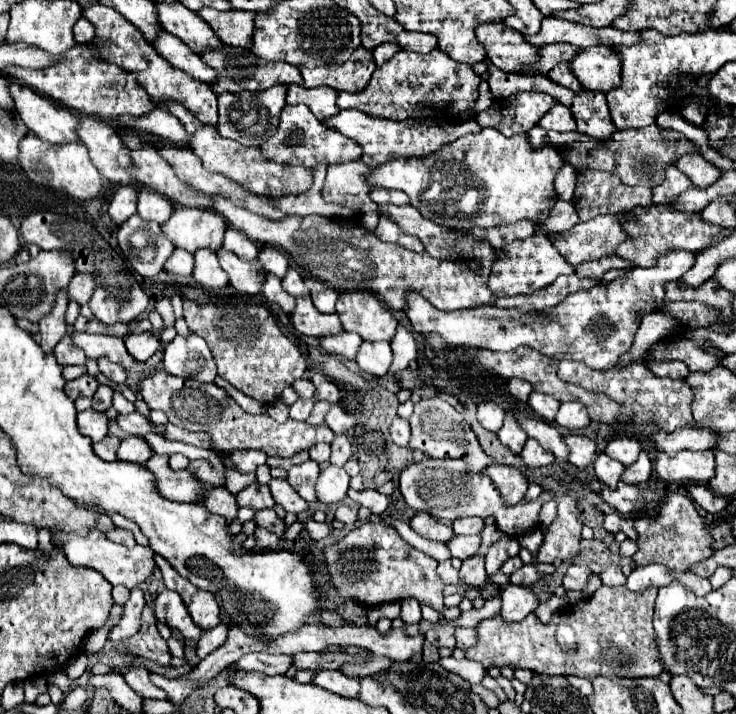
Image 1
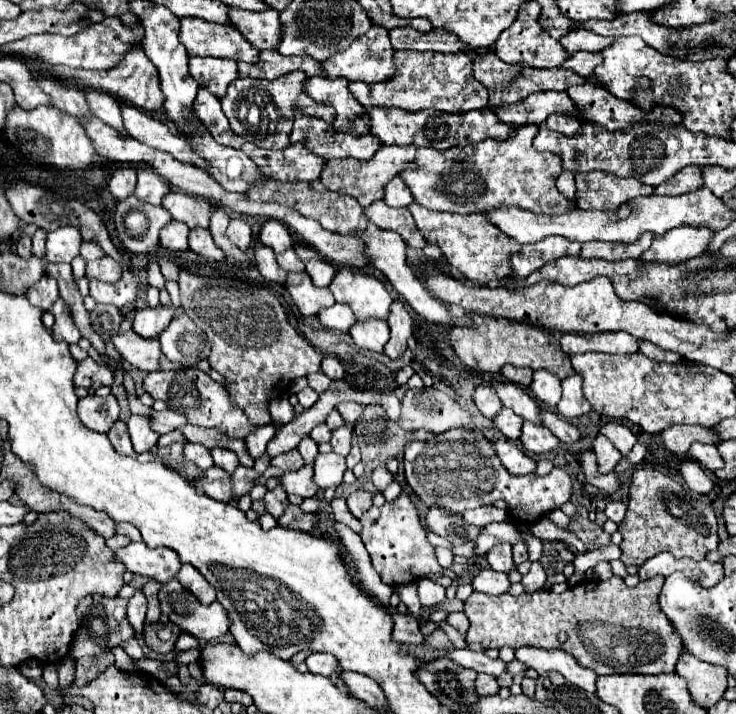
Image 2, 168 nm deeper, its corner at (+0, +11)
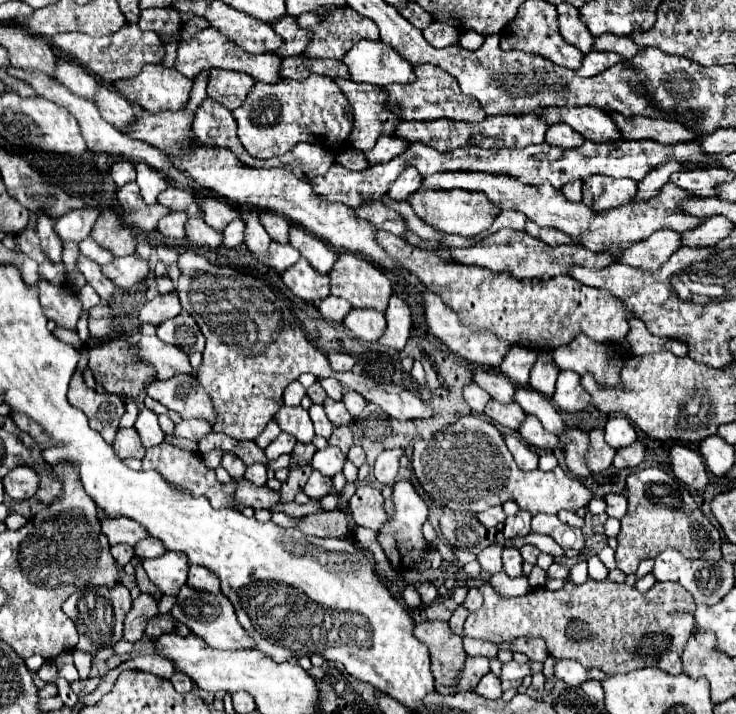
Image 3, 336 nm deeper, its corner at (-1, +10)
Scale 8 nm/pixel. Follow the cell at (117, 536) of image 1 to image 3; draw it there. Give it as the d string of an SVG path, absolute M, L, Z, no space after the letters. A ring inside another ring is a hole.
M130 544L112 546L112 556L114 556L114 560L116 560L118 566L124 566L124 564L128 564L134 558L134 548Z

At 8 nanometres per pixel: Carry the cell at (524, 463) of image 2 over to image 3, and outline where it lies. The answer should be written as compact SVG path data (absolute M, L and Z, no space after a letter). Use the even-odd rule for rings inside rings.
M508 434L504 440L506 440L506 446L512 452L520 470L536 470L538 468L538 454L526 442L522 442L522 438L518 438L516 434Z

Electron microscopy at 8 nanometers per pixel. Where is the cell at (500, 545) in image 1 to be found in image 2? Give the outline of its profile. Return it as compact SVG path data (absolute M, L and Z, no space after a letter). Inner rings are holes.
M501 543L501 545L493 547L487 553L487 561L489 561L491 569L501 571L501 573L509 573L509 571L515 569L515 563L513 563L513 557L511 557L511 545L509 543Z

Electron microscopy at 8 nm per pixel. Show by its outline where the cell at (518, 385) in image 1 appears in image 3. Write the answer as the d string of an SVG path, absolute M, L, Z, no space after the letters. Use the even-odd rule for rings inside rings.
M512 346L510 354L506 354L500 372L506 374L516 386L526 386L530 378L530 370L536 362L536 352L522 346Z

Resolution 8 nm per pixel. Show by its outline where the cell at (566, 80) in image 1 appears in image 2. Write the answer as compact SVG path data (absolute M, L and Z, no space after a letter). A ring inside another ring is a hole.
M575 53L563 63L565 69L571 69L581 77L589 77L597 65L601 65L601 53Z

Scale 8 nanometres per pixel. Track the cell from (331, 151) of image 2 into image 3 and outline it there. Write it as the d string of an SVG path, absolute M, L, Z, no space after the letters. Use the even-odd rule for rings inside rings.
M380 136L376 146L366 150L364 156L368 160L368 164L382 164L388 162L390 158L402 154L402 150L406 150L408 142L402 142L402 138L394 138L394 136Z

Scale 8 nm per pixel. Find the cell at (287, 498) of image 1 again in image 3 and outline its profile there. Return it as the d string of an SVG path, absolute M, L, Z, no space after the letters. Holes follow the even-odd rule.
M314 470L302 490L304 490L304 494L308 498L318 500L318 498L322 498L322 496L326 496L326 494L332 492L332 478L324 478L318 470Z

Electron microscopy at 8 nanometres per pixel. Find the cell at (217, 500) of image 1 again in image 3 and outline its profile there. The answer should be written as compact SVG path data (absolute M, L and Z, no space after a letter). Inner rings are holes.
M252 464L252 466L248 466L244 478L250 480L252 484L256 484L256 486L264 486L266 484L266 466L264 464Z

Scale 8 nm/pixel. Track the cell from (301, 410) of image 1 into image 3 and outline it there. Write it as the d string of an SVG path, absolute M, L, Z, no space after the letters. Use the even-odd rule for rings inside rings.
M314 382L308 390L306 390L306 396L312 400L312 404L322 404L324 398L326 398L326 392L322 390L322 386L318 382Z

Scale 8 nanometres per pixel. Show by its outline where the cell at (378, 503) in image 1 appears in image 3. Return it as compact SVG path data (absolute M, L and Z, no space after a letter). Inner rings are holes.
M386 450L376 458L374 464L374 476L380 484L384 486L392 486L396 482L396 474L398 474L398 460L404 454L404 450Z

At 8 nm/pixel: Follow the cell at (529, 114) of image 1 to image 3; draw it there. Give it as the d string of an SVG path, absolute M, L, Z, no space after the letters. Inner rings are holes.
M578 106L578 108L546 108L542 112L542 118L548 124L566 122L576 132L580 132L584 138L592 142L608 142L608 140L620 140L618 128L610 120L610 116L604 110L598 110L594 106Z

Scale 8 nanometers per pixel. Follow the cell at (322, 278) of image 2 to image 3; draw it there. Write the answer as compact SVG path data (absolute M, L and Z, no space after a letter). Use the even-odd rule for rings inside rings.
M300 226L290 228L290 244L296 250L300 250L300 254L320 274L328 274L332 270L336 258L338 258L338 254L326 242L322 242L320 238L314 238L306 230L302 230Z

